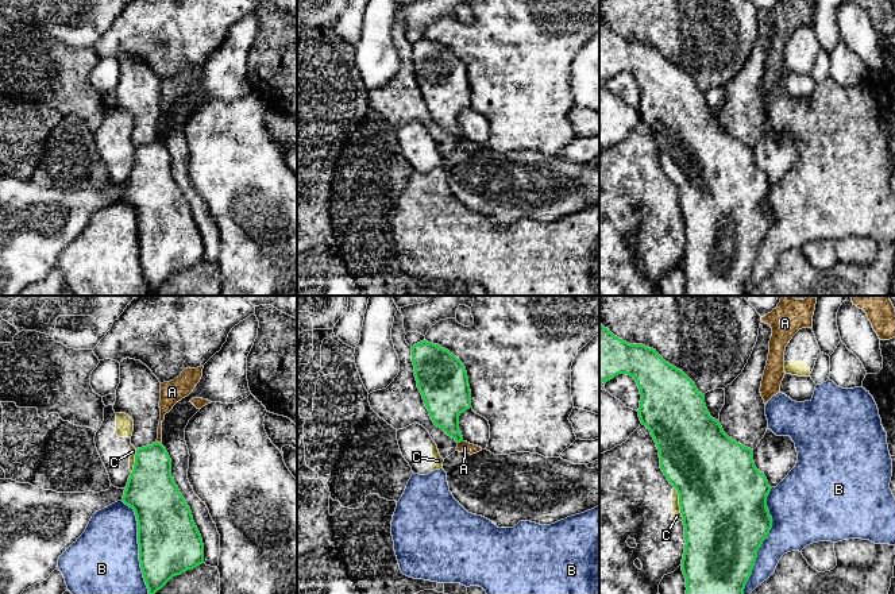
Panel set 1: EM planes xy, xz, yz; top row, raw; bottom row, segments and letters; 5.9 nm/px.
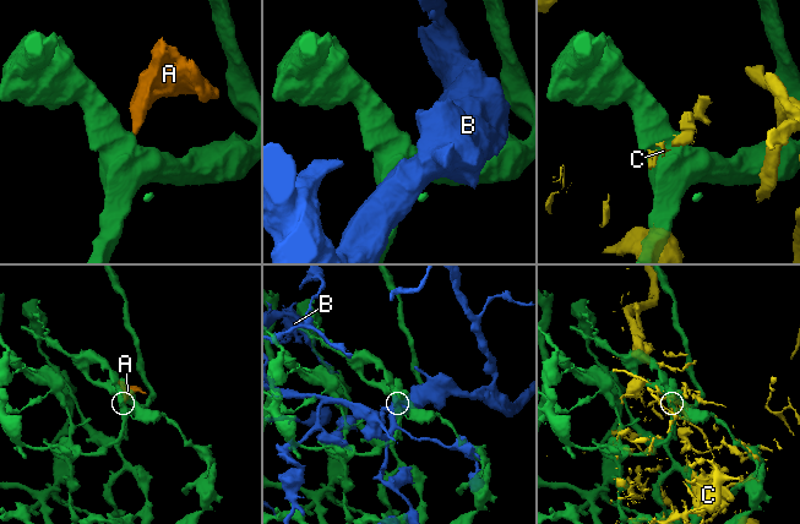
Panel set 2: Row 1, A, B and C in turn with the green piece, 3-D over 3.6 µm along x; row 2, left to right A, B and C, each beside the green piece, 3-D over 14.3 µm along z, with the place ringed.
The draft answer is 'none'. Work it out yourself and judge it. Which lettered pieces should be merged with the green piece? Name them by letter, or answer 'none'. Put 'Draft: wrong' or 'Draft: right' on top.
Draft: right
none

